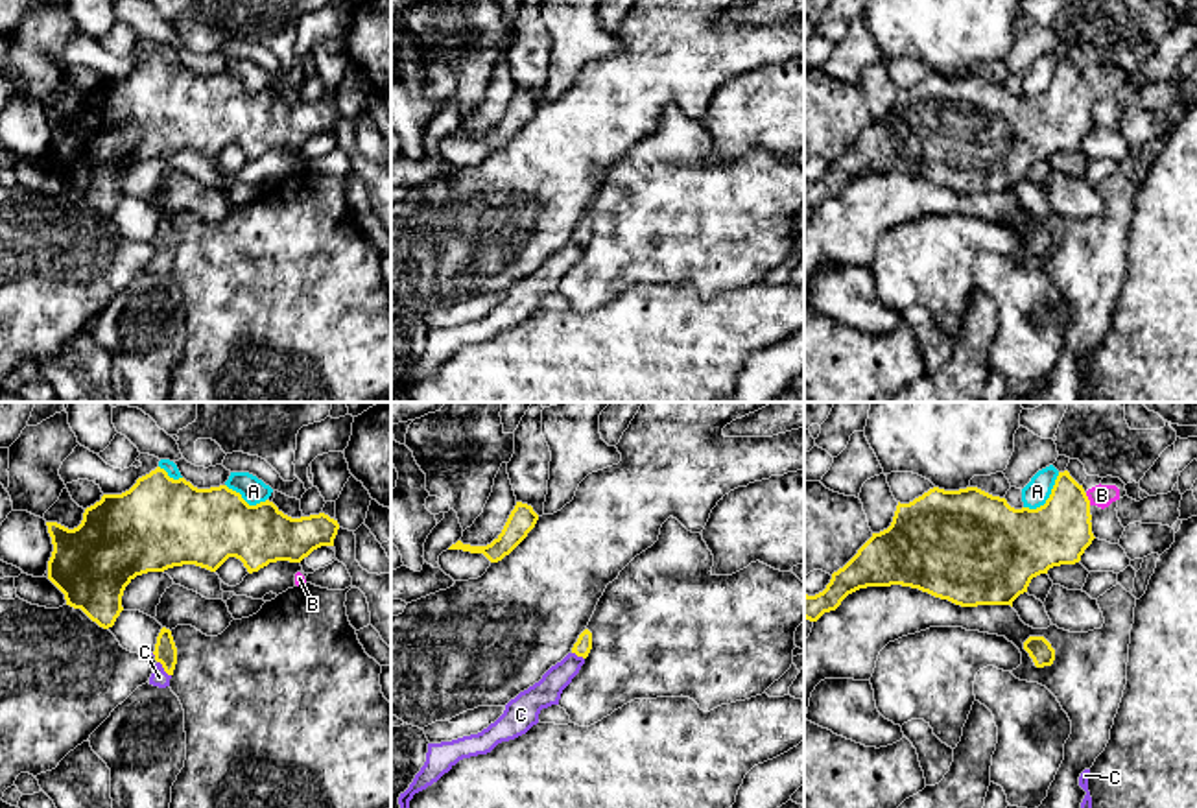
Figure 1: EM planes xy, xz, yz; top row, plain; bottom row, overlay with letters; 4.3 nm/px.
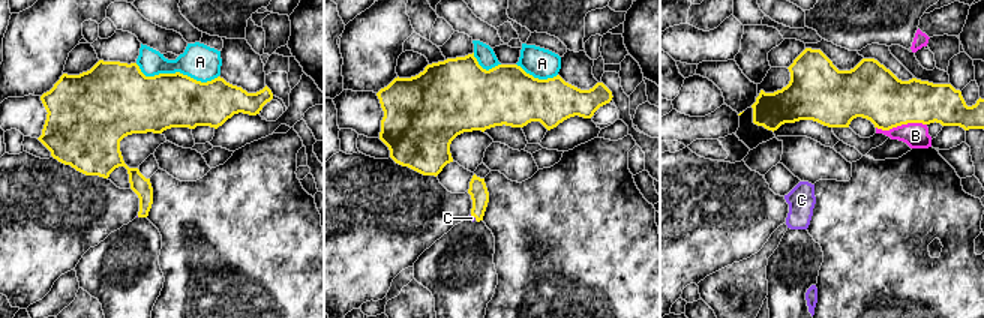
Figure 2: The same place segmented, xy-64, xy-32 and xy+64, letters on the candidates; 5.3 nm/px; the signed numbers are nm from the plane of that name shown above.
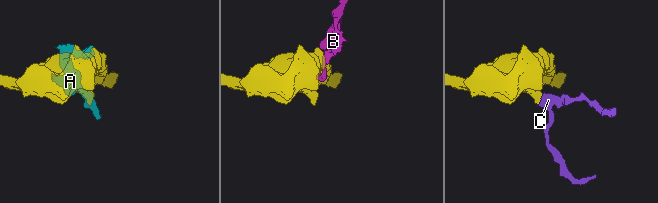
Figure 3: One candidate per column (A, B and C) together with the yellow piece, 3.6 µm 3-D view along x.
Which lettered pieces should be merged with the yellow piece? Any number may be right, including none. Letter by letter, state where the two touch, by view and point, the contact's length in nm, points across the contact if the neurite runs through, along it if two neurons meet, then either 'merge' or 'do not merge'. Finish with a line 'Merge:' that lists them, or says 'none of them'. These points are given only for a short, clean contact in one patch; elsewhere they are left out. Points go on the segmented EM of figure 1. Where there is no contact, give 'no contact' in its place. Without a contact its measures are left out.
A: meets yellow in yz at (1048, 499); contact 220 nm long; border along yz (1059, 473), (1050, 497), (1035, 508), (1024, 508); do not merge
B: meets yellow in yz at (1087, 499); contact 60 nm long; do not merge
C: meets yellow in xy at (163, 666); contact 90 nm long; runs through xy (165, 652), (163, 666), (159, 677); merge
Merge: C

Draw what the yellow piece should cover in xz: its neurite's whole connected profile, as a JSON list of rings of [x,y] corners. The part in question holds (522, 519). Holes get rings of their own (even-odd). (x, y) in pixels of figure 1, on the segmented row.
[[[516,502],[502,533],[487,546],[470,546],[457,541],[448,550],[463,550],[470,553],[483,553],[491,563],[502,561],[509,555],[535,528],[539,515],[531,505]]]

